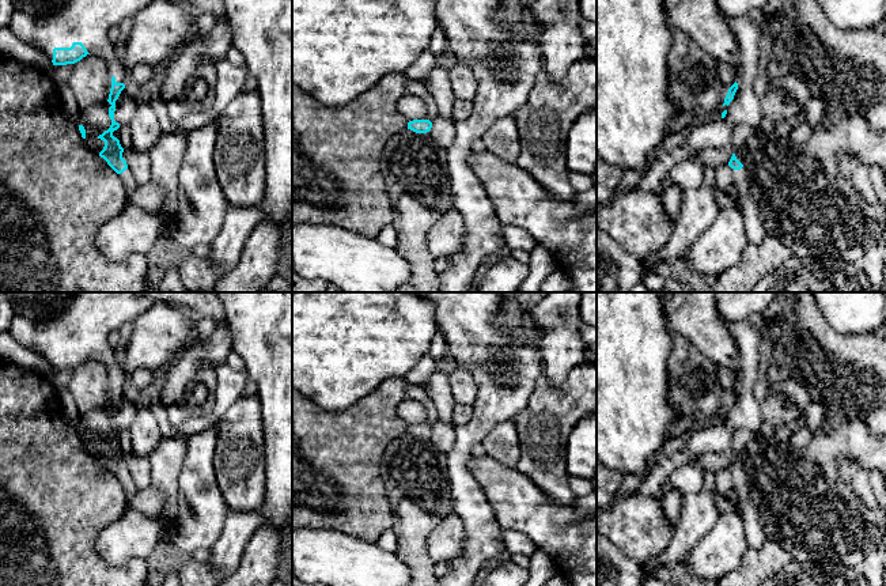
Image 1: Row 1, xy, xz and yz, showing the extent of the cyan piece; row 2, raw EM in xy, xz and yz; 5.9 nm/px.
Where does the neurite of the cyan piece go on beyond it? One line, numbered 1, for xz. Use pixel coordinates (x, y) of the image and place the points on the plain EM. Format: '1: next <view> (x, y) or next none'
1: next none

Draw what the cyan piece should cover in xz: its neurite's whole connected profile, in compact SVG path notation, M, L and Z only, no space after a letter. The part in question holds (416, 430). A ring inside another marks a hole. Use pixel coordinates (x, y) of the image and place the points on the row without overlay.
M413 424L408 427L408 434L416 438L427 438L432 432L432 427L429 424Z

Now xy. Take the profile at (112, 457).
M79 292L61 311L42 322L34 322L26 317L15 315L10 329L16 343L39 354L52 364L53 370L75 368L87 359L95 359L106 366L107 375L113 379L107 404L111 409L109 412L111 430L98 441L98 443L105 446L105 451L99 457L99 461L103 462L117 479L128 473L126 465L122 462L124 453L120 445L113 441L113 436L120 432L120 428L114 426L116 405L125 393L124 386L128 379L128 373L120 367L114 349L107 343L107 336L122 324L132 322L155 302L188 307L196 317L213 318L219 324L219 328L223 326L226 321L226 311L222 302L213 292Z

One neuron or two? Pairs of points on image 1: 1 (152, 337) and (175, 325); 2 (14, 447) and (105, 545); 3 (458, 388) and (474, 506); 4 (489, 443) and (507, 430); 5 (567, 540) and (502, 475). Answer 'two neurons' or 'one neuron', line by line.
1: one neuron
2: two neurons
3: two neurons
4: one neuron
5: one neuron

